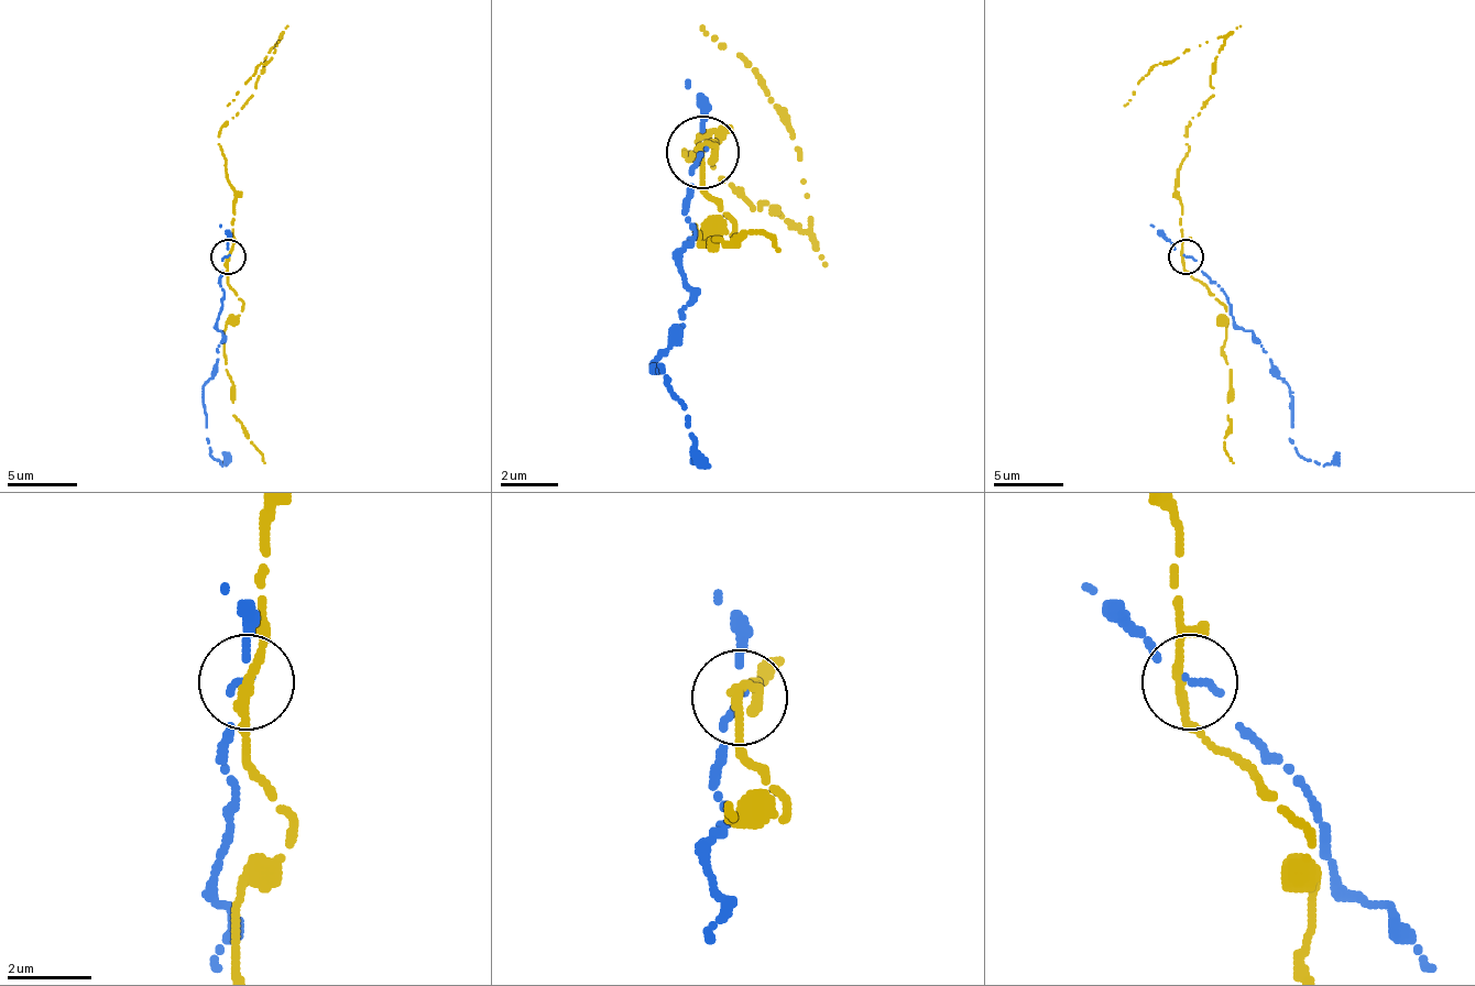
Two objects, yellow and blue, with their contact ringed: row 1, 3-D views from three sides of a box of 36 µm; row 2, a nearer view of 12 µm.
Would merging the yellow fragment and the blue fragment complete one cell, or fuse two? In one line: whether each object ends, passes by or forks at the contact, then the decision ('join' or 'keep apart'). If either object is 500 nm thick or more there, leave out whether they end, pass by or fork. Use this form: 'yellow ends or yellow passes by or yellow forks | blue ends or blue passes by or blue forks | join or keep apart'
yellow passes by | blue ends | keep apart

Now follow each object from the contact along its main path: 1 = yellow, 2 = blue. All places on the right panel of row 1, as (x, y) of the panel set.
1: (1183, 255), (1176, 182), (1190, 150), (1187, 129), (1211, 94), (1222, 37), (1158, 62), (1123, 105)
2: (1187, 255), (1225, 295), (1236, 322), (1267, 351), (1289, 386), (1289, 439), (1307, 460), (1328, 463), (1337, 453)

